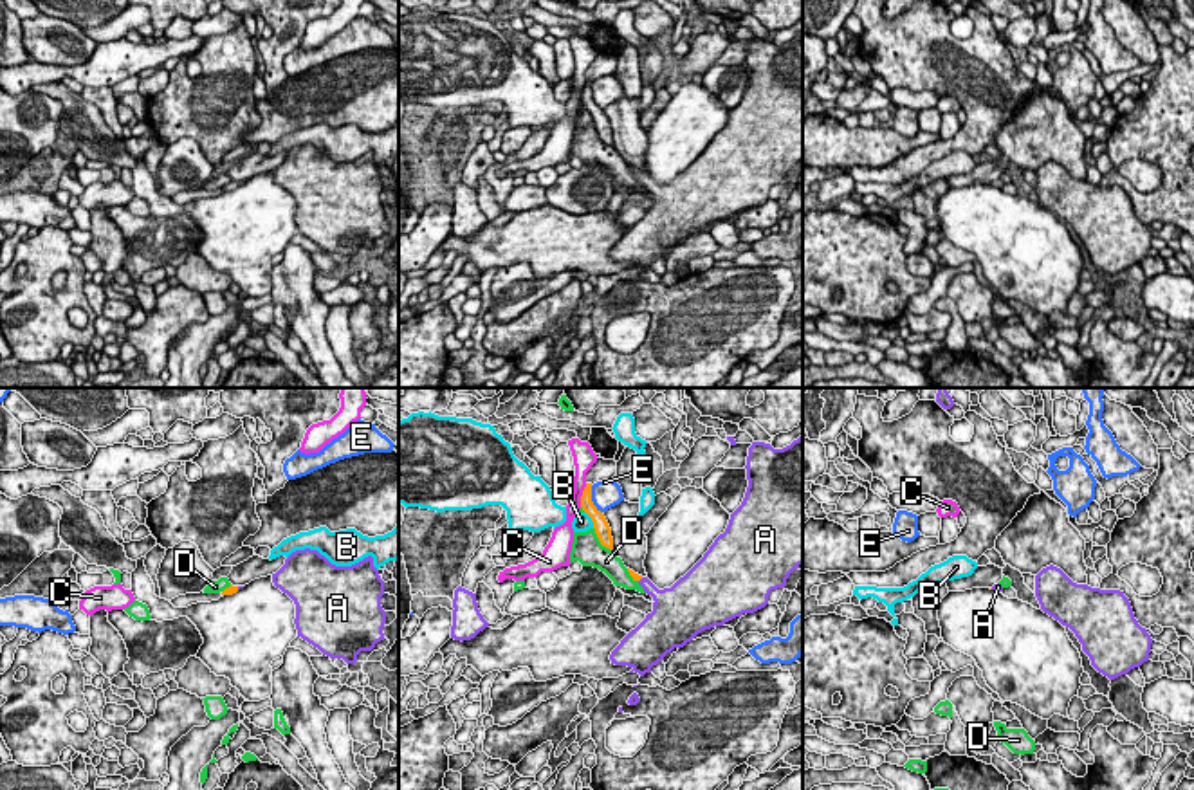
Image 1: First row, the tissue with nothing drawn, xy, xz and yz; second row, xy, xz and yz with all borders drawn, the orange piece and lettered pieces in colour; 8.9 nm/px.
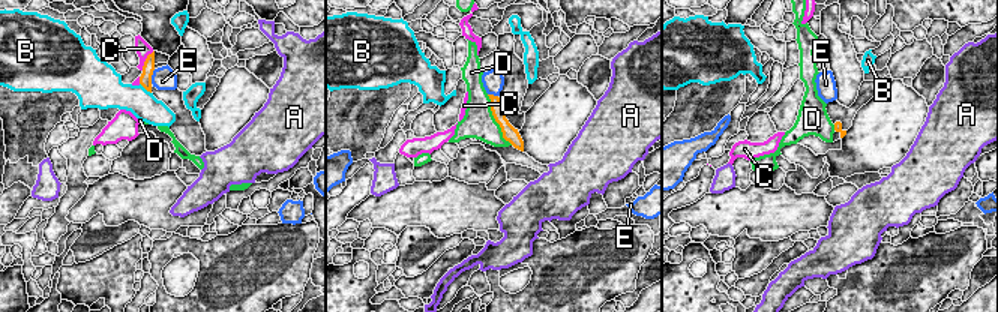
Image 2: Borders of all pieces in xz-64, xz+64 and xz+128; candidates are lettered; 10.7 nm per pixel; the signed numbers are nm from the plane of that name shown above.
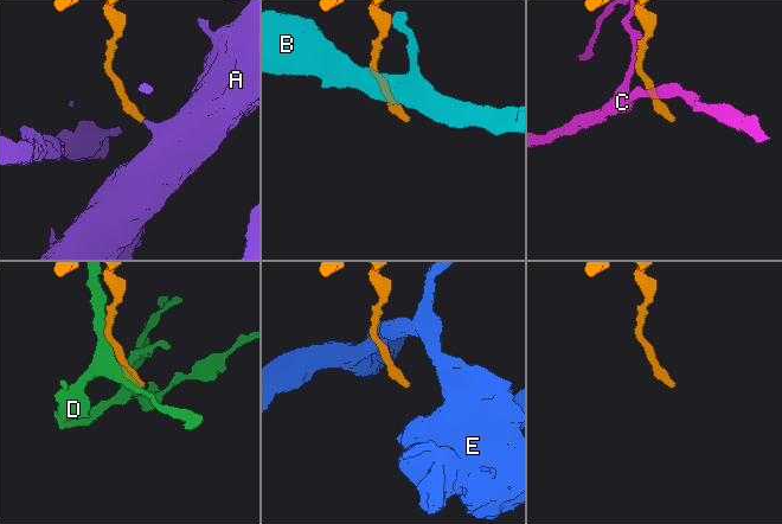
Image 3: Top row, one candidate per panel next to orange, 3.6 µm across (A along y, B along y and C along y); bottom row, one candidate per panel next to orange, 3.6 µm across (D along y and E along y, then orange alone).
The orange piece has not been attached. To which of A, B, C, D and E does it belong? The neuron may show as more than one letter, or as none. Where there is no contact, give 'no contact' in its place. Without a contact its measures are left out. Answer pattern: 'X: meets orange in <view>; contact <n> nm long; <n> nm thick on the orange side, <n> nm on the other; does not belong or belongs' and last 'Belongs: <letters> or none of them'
A: no contact; belongs
B: meets orange in xz; contact 180 nm long; 140 nm thick on the orange side, 160 nm on the other; does not belong
C: meets orange in xz; contact 220 nm long; 120 nm thick on the orange side, 130 nm on the other; does not belong
D: meets orange in xz; contact 280 nm long; 140 nm thick on the orange side, 280 nm on the other; does not belong
E: meets orange in xz; contact 280 nm long; 130 nm thick on the orange side, 260 nm on the other; does not belong
Belongs: A

